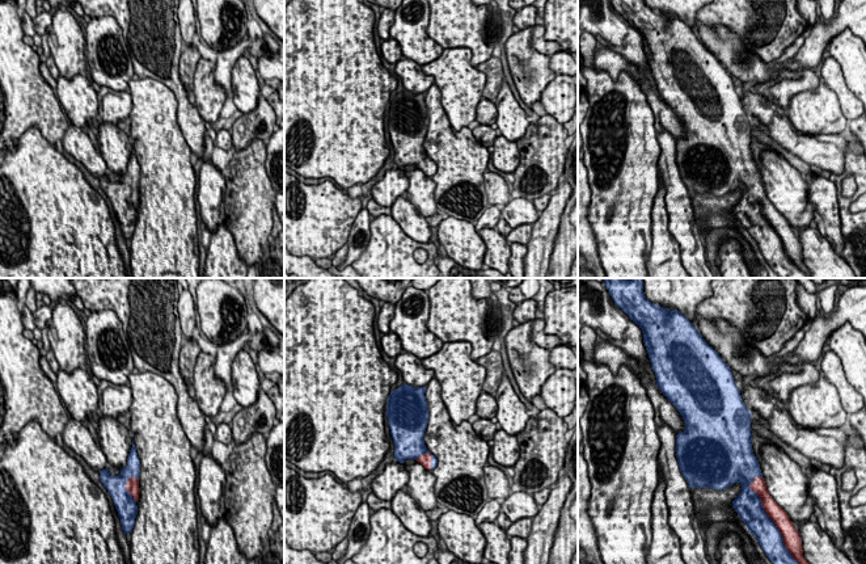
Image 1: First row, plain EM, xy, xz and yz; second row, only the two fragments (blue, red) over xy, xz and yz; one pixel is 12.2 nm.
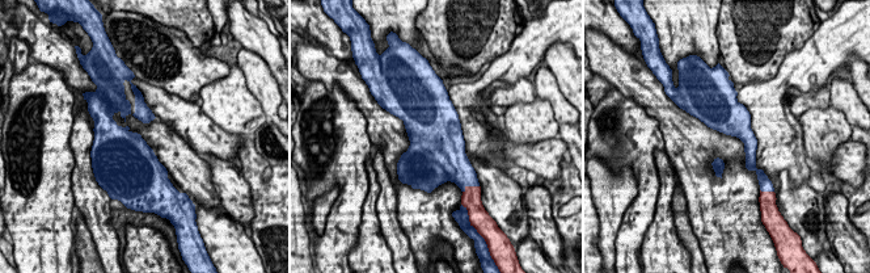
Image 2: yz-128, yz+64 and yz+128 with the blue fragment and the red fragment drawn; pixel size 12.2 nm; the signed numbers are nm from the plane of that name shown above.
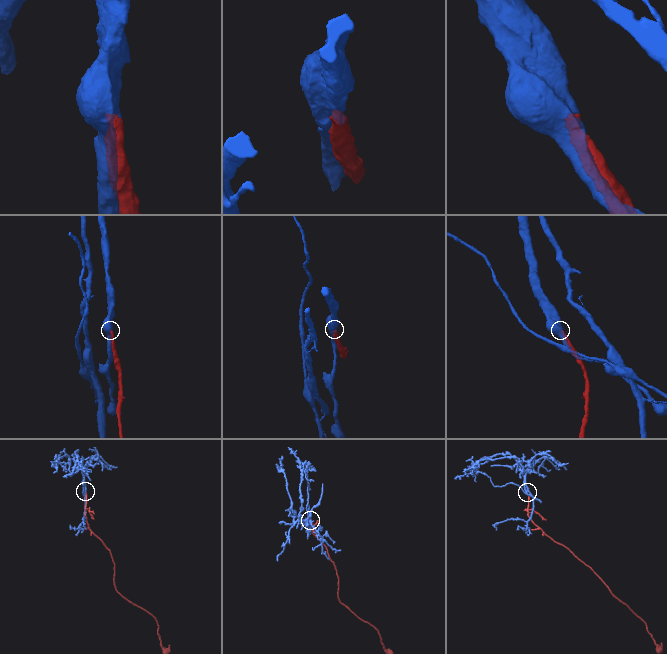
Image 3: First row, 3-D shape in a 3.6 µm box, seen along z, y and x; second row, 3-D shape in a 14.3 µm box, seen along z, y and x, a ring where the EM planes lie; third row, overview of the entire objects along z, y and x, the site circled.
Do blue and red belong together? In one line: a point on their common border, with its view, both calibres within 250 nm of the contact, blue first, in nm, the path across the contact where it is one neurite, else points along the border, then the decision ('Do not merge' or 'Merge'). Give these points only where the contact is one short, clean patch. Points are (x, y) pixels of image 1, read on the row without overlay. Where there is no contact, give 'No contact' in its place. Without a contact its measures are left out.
Touches blue at yz (774, 231). Thickness 300 nm (blue) against 200 nm. Merge

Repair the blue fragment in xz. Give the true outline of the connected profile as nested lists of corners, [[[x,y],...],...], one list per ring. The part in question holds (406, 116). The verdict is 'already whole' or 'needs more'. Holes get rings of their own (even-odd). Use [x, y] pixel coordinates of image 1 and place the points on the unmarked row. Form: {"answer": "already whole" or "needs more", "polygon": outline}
{"answer": "needs more", "polygon": [[[404,91],[390,98],[386,122],[394,148],[394,164],[404,169],[415,165],[426,176],[434,176],[438,165],[427,156],[423,143],[428,129],[426,93]]]}

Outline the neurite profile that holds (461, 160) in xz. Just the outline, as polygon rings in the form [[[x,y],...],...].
[[[435,84],[427,89],[424,102],[430,123],[423,147],[438,165],[431,176],[436,184],[436,209],[444,216],[474,224],[490,206],[483,173],[491,153],[469,127],[456,131],[451,126]]]

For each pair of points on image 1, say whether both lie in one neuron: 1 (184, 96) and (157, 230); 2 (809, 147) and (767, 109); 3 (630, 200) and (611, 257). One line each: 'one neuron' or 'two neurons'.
1: two neurons
2: one neuron
3: one neuron

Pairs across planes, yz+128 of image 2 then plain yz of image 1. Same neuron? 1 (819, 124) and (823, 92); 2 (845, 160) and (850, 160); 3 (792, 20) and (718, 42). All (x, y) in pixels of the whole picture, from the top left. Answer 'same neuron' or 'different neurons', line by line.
1: same neuron
2: different neurons
3: different neurons

